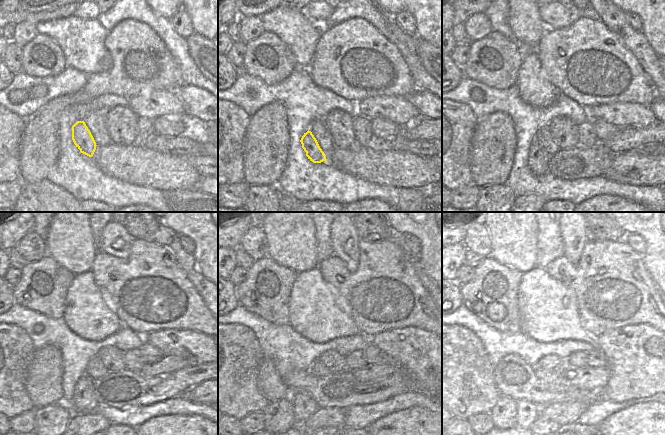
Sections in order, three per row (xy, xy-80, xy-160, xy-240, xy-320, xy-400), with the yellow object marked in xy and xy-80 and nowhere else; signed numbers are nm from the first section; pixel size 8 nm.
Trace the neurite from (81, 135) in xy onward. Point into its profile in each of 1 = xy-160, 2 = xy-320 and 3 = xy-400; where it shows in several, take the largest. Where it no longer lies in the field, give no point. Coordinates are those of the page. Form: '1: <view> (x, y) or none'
1: xy-160 (538, 160)
2: xy-320 (304, 405)
3: xy-400 (526, 412)

